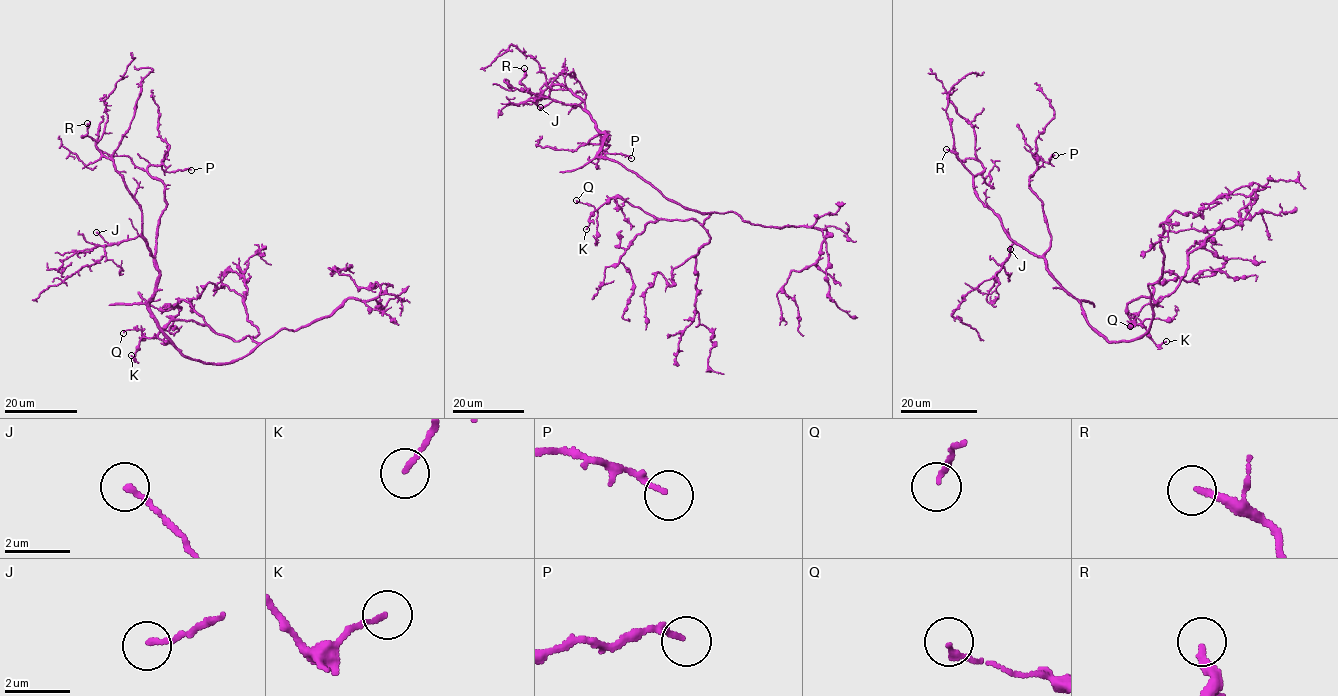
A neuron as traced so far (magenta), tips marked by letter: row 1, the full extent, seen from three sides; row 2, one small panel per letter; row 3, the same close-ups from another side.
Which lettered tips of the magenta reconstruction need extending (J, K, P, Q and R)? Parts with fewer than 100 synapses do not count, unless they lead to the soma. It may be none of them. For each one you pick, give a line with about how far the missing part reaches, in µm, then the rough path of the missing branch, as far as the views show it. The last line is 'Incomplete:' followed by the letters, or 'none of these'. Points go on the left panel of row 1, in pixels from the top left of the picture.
Incomplete: none of these

